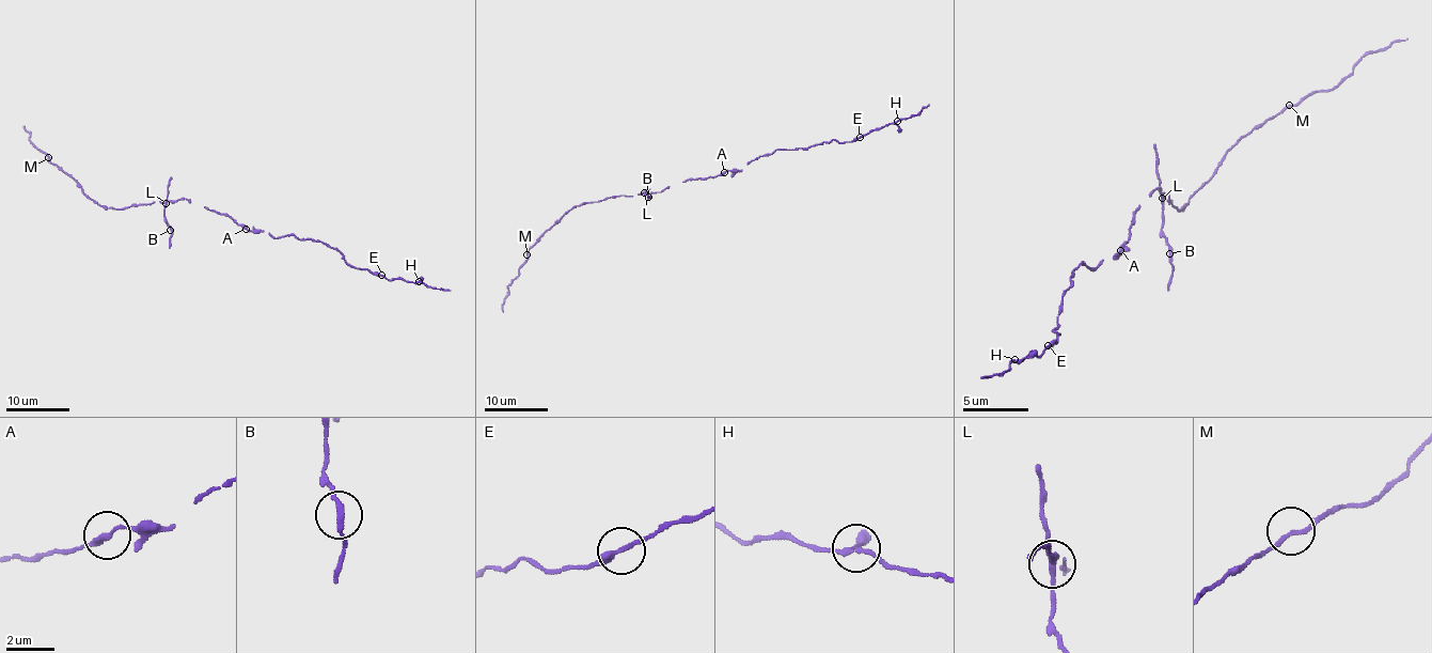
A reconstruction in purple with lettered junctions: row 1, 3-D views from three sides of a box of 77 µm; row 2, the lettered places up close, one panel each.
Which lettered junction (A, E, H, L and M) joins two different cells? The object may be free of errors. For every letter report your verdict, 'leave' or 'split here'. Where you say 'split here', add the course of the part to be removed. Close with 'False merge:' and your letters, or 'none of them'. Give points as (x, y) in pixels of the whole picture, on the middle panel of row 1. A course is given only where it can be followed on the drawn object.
A: leave
E: leave
H: leave
L: split here
M: leave
False merge: L

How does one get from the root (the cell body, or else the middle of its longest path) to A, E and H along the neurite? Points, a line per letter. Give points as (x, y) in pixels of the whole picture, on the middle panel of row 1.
A: (689, 179), (706, 179), (724, 172)
E: (689, 179), (740, 171), (779, 149), (806, 149), (860, 137)
H: (689, 179), (740, 171), (779, 149), (856, 140), (898, 121)

